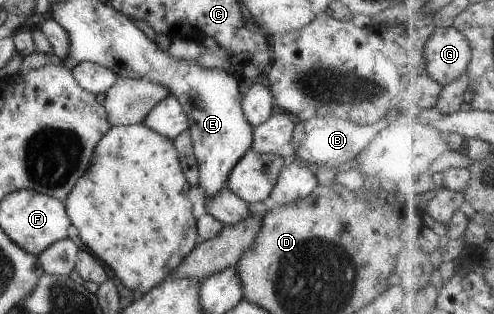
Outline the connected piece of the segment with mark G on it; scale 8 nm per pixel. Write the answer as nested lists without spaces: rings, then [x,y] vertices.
[[[456,27],[437,28],[427,46],[428,74],[432,79],[449,86],[467,77],[473,61],[473,45]]]

